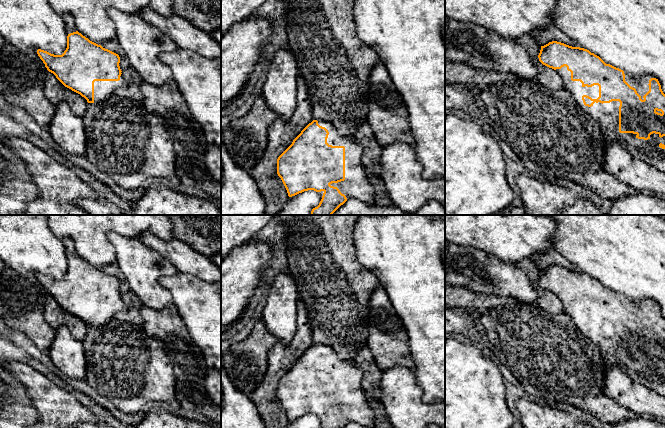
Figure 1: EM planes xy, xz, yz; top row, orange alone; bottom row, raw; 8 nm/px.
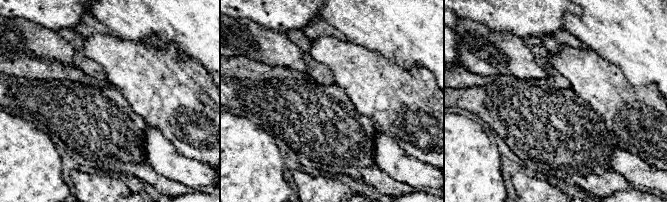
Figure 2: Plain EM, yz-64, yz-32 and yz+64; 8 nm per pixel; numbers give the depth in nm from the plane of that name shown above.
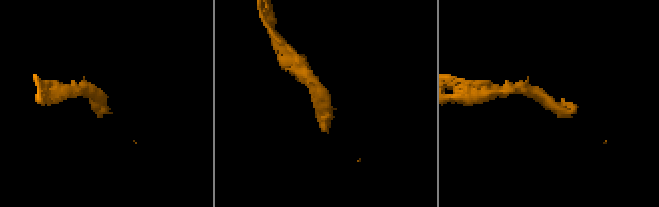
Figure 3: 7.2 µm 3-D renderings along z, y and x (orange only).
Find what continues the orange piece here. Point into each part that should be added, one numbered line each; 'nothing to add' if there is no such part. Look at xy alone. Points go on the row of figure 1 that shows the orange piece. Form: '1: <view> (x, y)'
1: xy (103, 90)

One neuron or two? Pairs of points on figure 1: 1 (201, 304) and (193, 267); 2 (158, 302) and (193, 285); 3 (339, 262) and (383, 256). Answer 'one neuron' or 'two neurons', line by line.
1: two neurons
2: two neurons
3: two neurons

